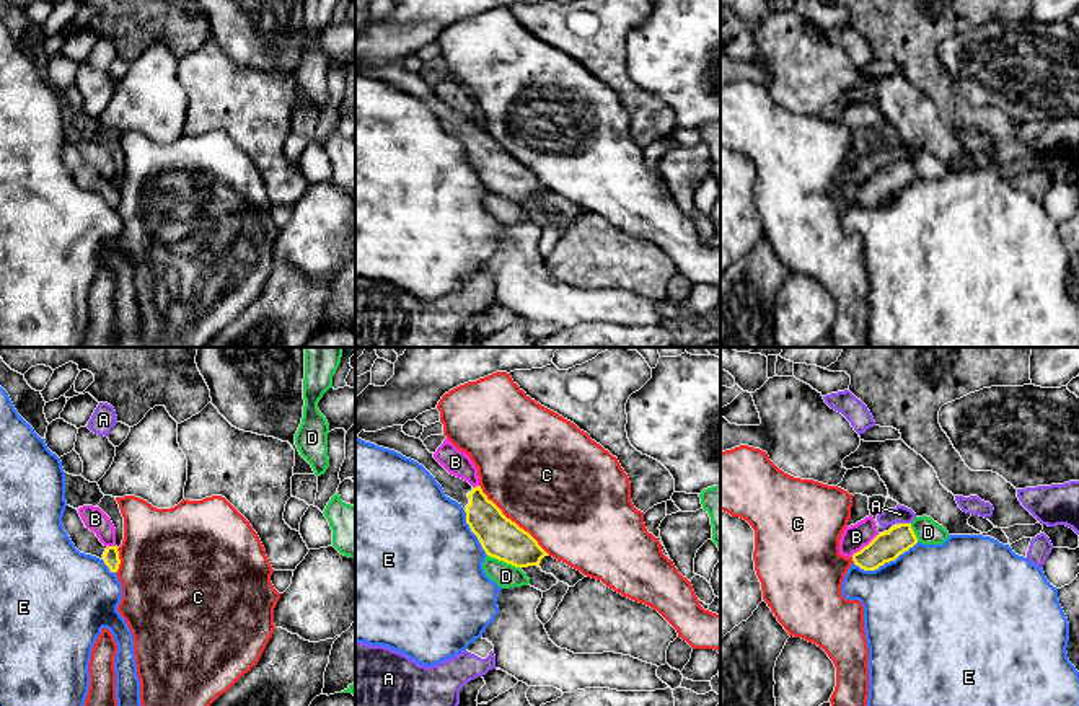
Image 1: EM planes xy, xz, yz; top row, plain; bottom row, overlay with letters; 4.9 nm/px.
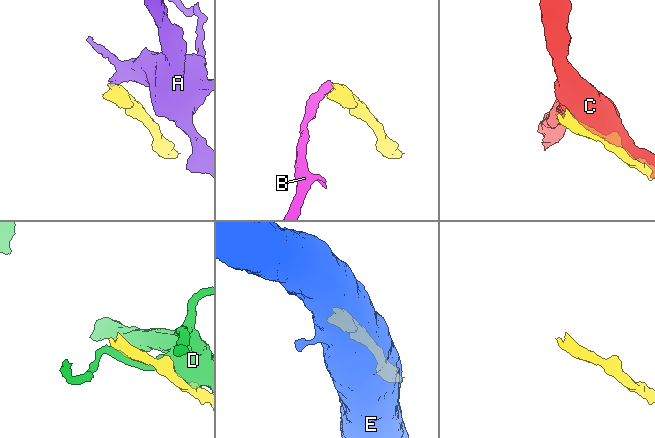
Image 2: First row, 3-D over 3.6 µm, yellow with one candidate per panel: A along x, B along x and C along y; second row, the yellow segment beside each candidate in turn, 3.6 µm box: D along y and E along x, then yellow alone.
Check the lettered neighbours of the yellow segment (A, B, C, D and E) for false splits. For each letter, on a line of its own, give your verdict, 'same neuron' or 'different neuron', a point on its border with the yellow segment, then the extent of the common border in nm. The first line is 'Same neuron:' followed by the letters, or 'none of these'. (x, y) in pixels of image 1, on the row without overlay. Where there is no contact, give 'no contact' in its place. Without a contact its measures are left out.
Same neuron: none of these
A: different neuron | yz (905, 158) | 60 nm
B: different neuron | yz (864, 181) | 180 nm
C: different neuron | xz (510, 155) | 480 nm
D: different neuron | xz (504, 196) | 180 nm
E: different neuron | yz (885, 196) | 340 nm

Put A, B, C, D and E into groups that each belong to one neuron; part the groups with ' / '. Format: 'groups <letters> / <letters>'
groups A B / C / D / E

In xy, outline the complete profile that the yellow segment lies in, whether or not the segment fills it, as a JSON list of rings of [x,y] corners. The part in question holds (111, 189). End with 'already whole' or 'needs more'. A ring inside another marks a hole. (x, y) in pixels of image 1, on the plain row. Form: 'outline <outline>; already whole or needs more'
outline [[[65,142],[62,160],[80,188],[103,194],[111,207],[117,207],[121,199],[117,181],[104,181],[96,168],[85,161],[77,143]]]; needs more

